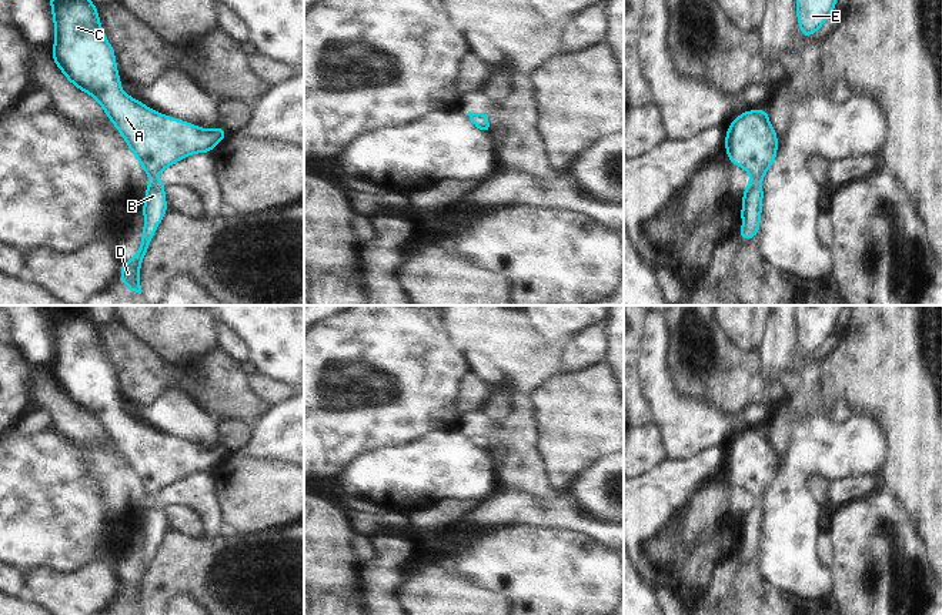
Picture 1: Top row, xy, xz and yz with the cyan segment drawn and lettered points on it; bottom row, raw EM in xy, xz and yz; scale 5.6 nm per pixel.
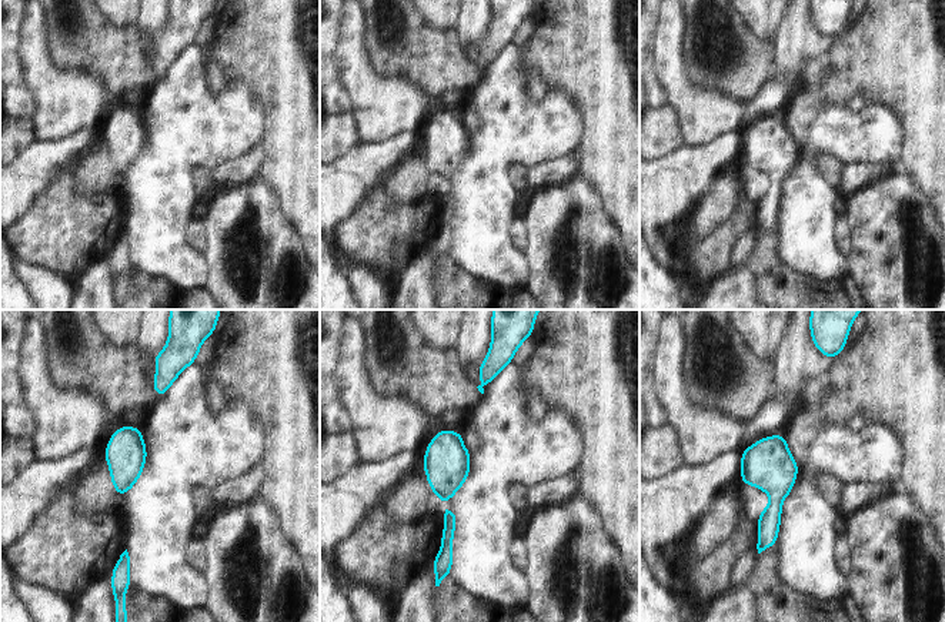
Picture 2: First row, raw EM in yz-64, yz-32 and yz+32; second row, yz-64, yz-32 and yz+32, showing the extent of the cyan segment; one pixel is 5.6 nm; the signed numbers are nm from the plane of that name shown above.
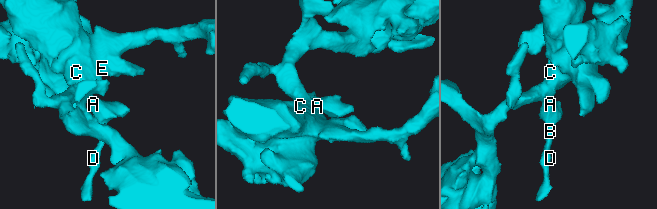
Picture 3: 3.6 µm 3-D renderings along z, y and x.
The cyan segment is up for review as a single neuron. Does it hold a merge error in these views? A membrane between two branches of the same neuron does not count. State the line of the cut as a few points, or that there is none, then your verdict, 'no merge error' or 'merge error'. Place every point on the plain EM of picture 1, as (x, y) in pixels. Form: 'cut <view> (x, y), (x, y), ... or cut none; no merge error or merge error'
cut none; no merge error

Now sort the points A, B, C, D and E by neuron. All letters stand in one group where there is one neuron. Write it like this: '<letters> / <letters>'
A B C D E

